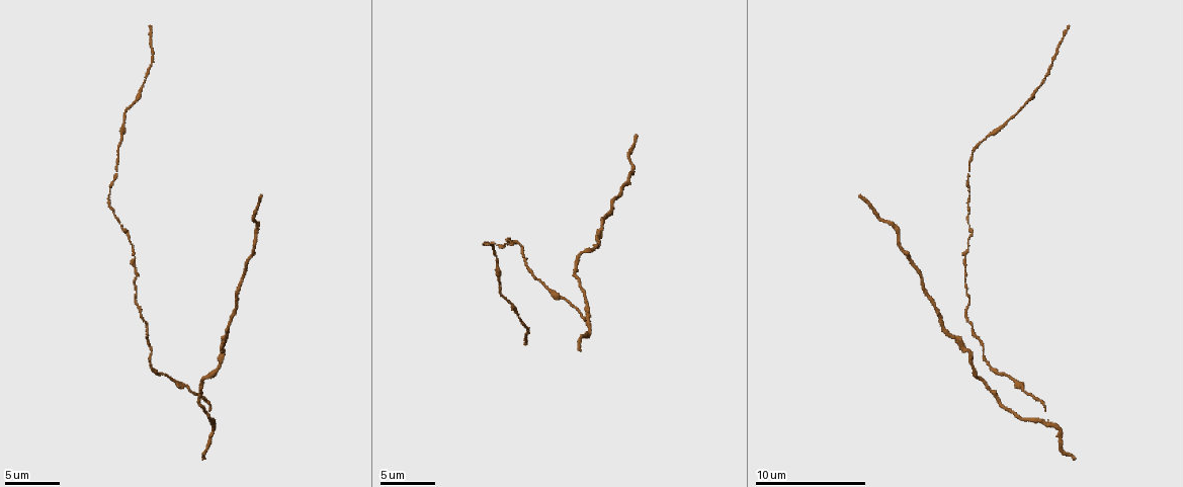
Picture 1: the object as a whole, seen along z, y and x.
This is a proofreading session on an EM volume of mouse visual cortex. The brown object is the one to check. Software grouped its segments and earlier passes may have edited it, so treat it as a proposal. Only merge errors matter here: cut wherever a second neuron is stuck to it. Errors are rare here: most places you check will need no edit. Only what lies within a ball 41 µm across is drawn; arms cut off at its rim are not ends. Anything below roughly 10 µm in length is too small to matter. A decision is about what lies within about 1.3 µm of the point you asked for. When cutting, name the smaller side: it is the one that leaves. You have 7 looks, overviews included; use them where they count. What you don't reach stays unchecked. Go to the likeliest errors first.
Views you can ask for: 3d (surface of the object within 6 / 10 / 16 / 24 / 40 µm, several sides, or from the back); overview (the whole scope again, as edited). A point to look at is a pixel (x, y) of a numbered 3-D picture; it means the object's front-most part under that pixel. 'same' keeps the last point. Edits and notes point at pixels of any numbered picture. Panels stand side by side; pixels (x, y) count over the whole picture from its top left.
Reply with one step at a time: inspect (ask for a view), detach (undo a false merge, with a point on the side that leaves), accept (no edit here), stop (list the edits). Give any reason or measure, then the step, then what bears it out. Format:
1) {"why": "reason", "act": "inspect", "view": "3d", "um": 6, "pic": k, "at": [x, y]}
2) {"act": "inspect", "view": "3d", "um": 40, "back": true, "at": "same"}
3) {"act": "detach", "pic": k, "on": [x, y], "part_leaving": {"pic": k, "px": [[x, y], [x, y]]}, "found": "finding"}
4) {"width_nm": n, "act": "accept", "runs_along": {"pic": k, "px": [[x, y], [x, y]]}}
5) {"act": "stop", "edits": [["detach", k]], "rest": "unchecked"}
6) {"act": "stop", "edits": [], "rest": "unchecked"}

{"why": "a narrow waist", "act": "inspect", "view": "3d", "um": 16, "pic": 1, "at": [208, 409]}

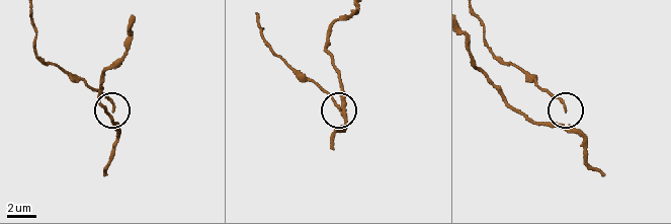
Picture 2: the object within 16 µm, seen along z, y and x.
{"act": "accept", "runs_along": {"pic": 2, "px": [[276, 54], [315, 82], [339, 106], [344, 126]]}, "found": "one neuron here"}

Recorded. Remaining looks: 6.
{"why": "thick turns thin", "act": "inspect", "view": "3d", "um": 10, "pic": 1, "at": [599, 227]}

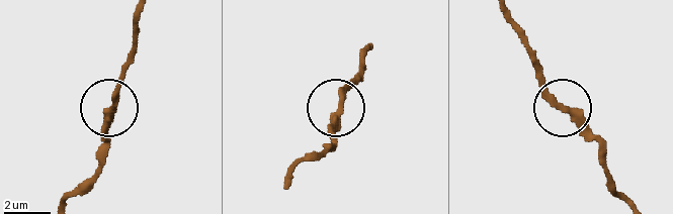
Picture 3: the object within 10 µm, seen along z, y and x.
{"width_nm": 320, "act": "accept", "found": "continuous, no second neuron"}

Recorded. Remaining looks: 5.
{"why": "thick turns thin", "act": "inspect", "view": "3d", "um": 10, "pic": 1, "at": [493, 244]}

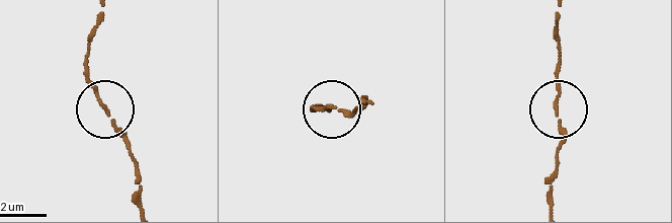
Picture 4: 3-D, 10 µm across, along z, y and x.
{"act": "accept", "runs_along": {"pic": 4, "px": [[142, 202], [127, 138], [93, 86], [86, 59]]}, "found": "one neuron here"}

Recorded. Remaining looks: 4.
{"act": "stop", "edits": [], "rest": "unchecked"}

